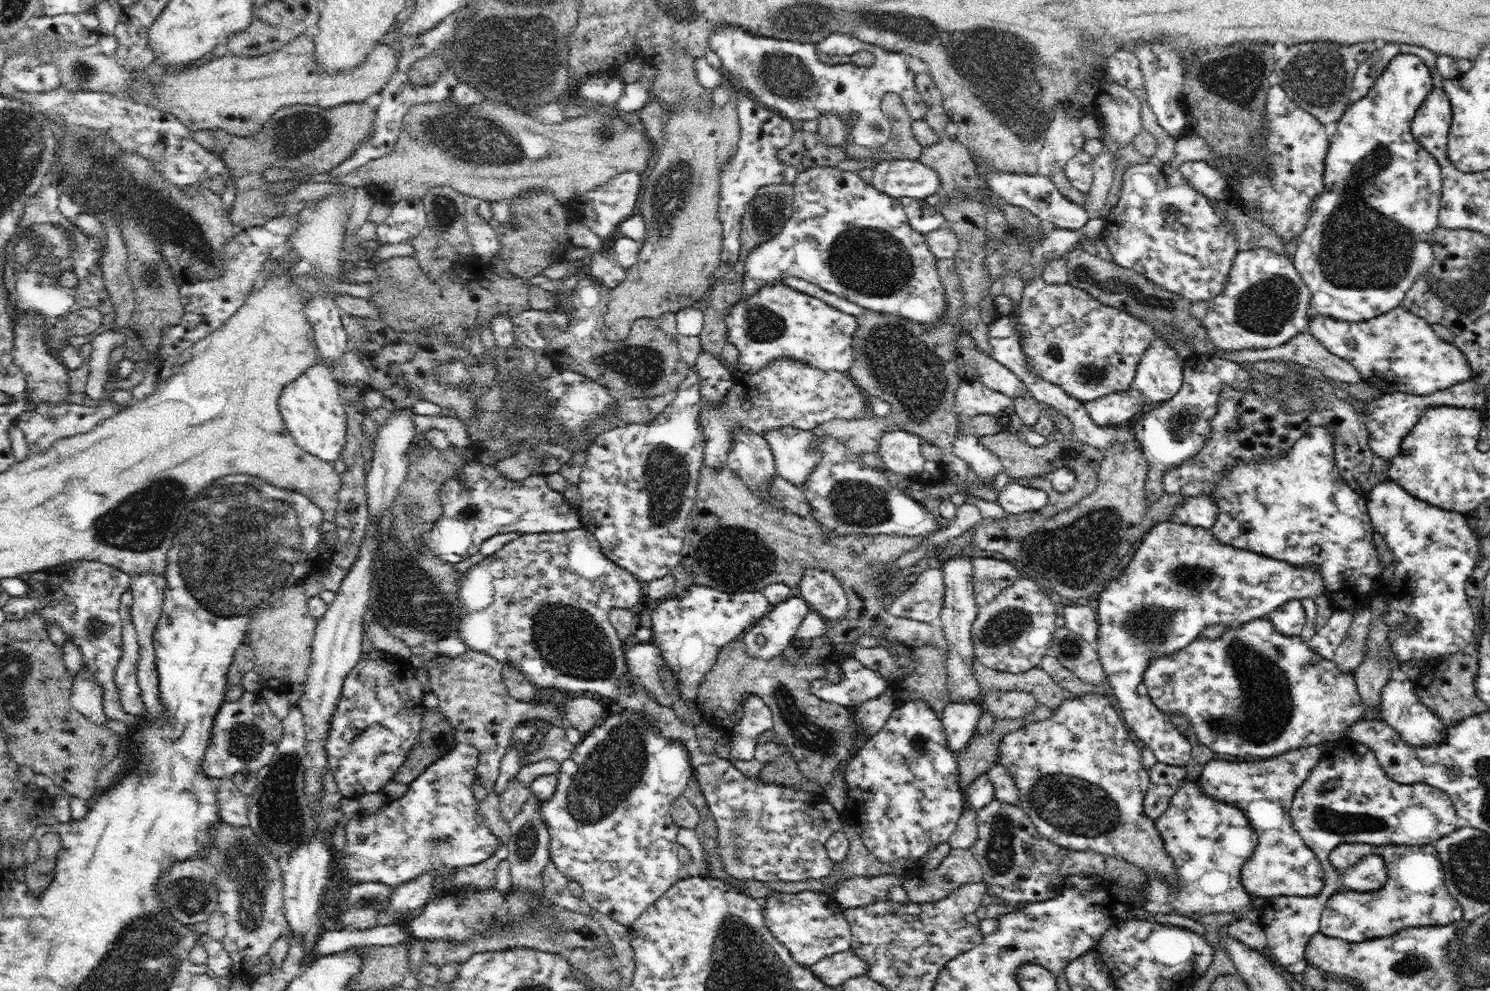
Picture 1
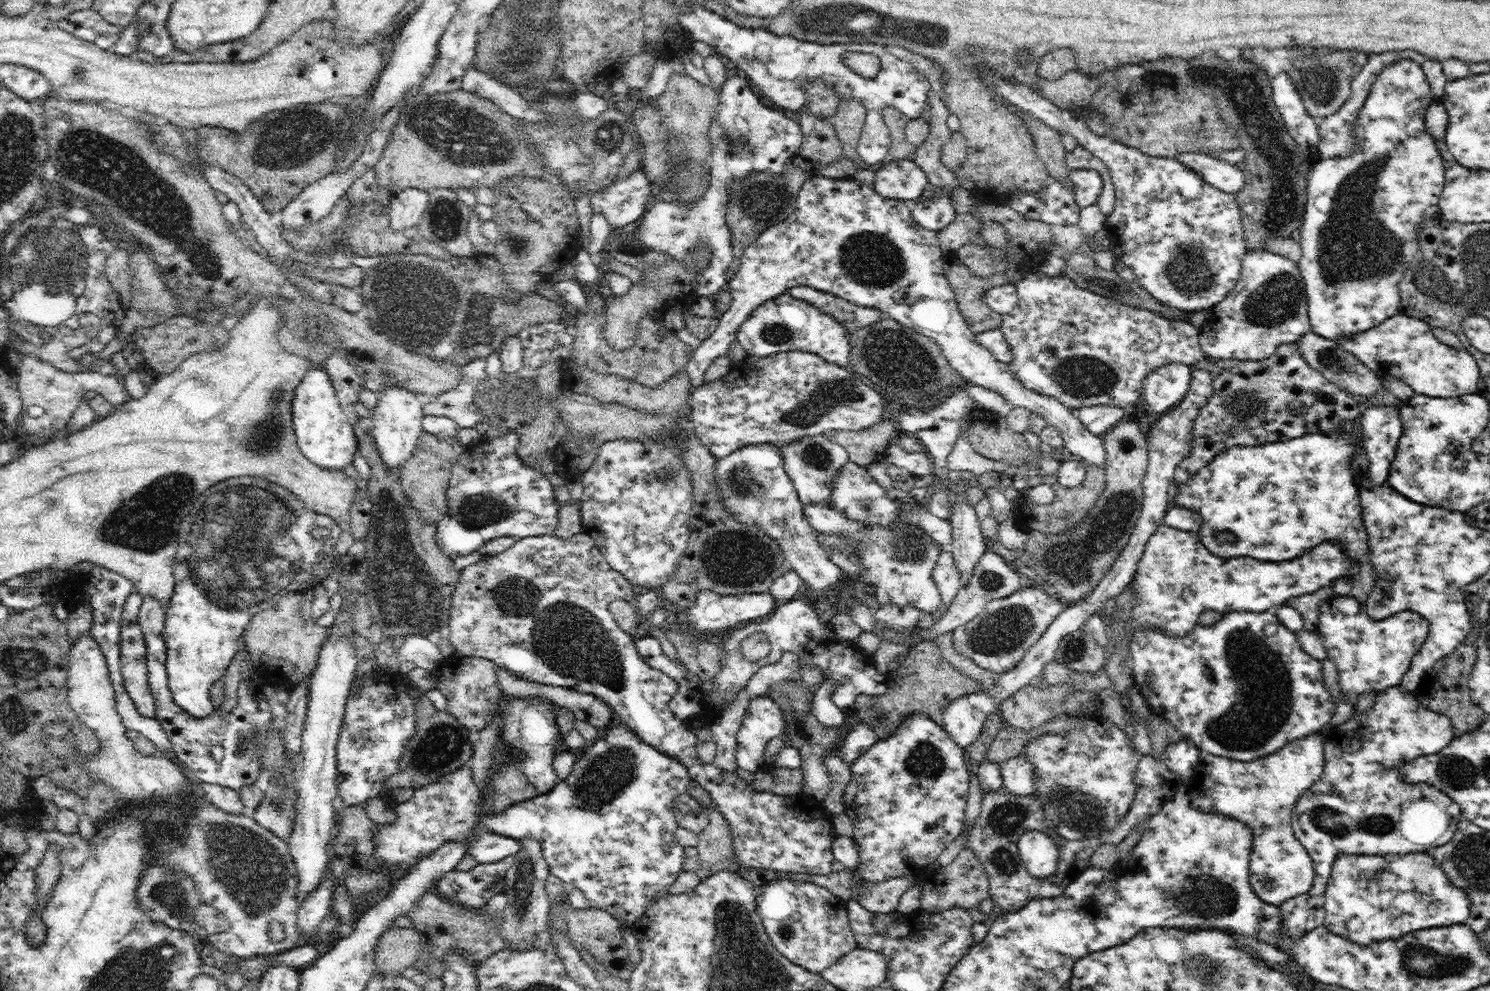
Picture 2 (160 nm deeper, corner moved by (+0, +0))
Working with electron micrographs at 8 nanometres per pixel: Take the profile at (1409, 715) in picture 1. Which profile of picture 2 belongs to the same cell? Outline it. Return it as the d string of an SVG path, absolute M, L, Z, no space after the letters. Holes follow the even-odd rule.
M1399 686L1382 690L1376 704L1364 712L1354 710L1348 722L1333 726L1324 737L1324 768L1322 776L1302 793L1294 804L1291 827L1296 838L1312 857L1315 875L1313 885L1294 900L1286 901L1278 909L1283 915L1281 927L1293 942L1304 942L1306 935L1325 920L1325 892L1331 876L1332 862L1340 854L1410 854L1431 851L1452 840L1463 818L1460 805L1428 783L1408 783L1400 777L1400 764L1418 756L1428 756L1446 748L1454 737L1451 720L1438 714L1418 701L1414 692L1406 694Z

